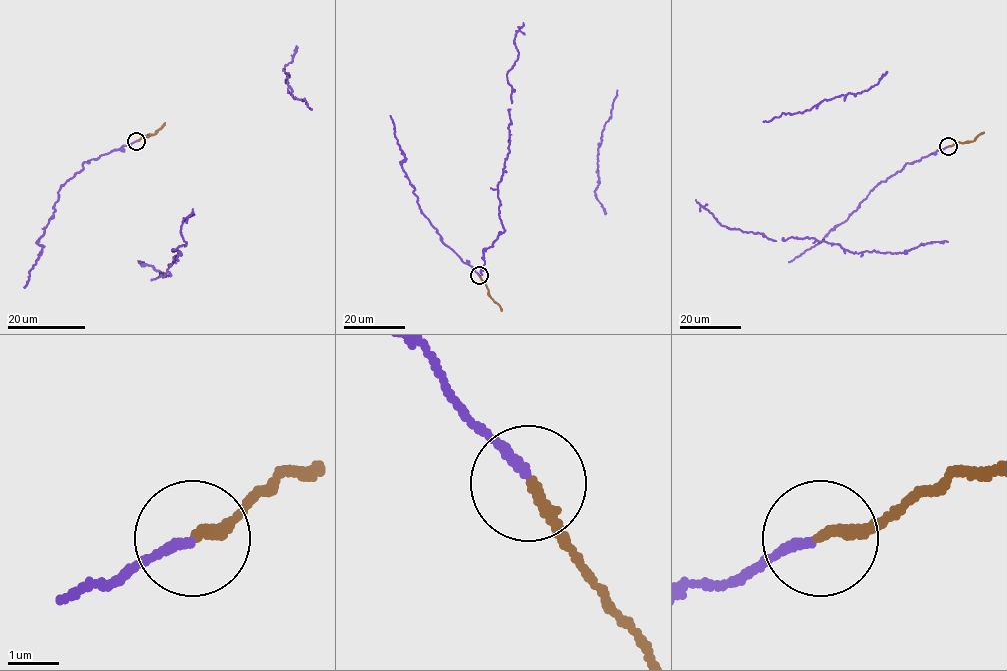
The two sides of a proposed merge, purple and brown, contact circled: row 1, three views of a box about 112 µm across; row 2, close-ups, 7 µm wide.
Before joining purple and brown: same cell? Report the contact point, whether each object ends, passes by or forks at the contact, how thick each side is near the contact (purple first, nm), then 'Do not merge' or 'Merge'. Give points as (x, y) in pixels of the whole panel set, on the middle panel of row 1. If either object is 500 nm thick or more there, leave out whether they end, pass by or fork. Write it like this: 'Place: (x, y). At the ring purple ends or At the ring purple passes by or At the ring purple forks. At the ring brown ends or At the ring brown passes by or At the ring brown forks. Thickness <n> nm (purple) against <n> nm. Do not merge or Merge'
Place: (479, 275). At the ring purple ends. At the ring brown ends. Thickness 180 nm (purple) against 220 nm. Do not merge

